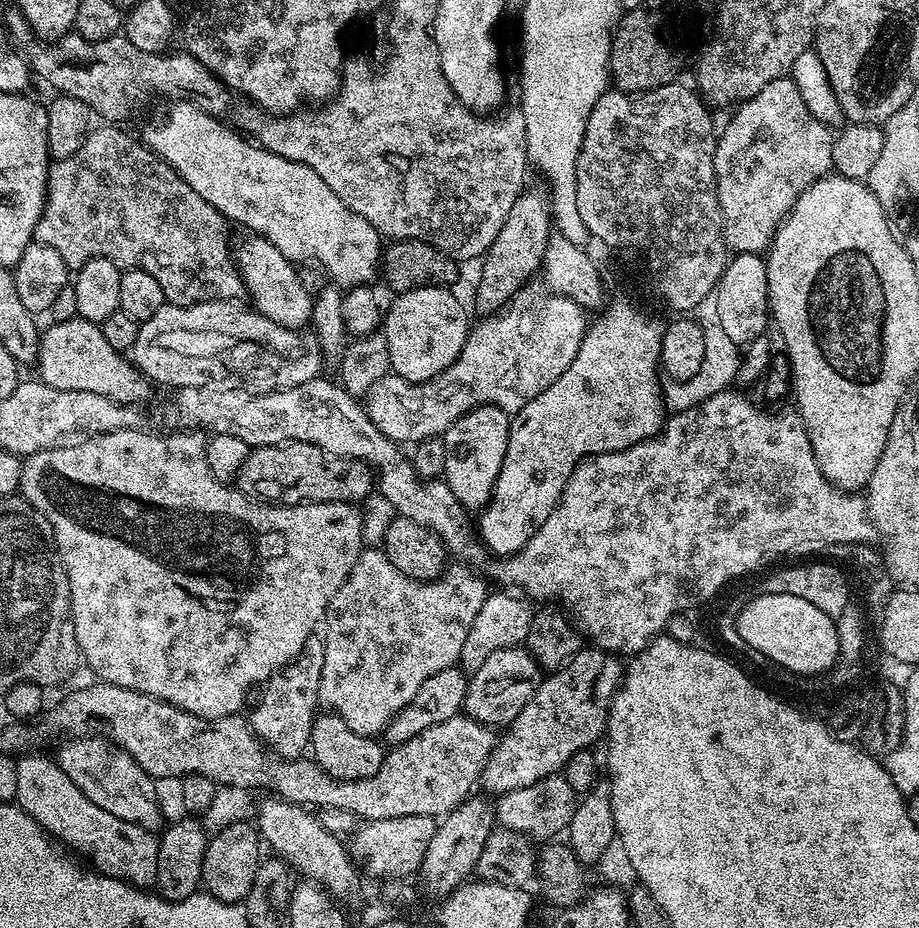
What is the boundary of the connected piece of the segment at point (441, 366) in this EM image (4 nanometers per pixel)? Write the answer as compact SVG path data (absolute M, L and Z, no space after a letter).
M444 286L415 288L399 293L395 299L389 308L387 305L382 316L382 331L390 350L390 368L395 375L406 378L410 384L421 384L423 380L429 380L446 370L456 361L458 354L462 354L462 346L470 331L470 319L464 313L459 298Z

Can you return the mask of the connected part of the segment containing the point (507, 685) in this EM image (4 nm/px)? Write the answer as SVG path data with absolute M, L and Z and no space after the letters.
M527 647L494 650L494 654L490 654L490 658L486 658L486 662L482 662L482 666L478 666L478 670L471 673L463 711L480 724L507 726L514 718L518 718L522 706L530 702L541 679L540 663L533 658Z

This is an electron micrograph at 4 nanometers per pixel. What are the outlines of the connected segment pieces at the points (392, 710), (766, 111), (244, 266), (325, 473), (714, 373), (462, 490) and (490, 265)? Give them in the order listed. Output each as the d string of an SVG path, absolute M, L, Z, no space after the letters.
M365 547L354 562L346 582L342 582L342 586L338 586L338 594L334 594L326 613L328 629L323 629L322 632L324 645L326 646L326 662L322 662L320 704L323 707L328 707L325 709L331 710L335 715L340 716L342 722L346 722L346 726L350 730L354 730L354 734L362 734L373 738L379 737L384 729L388 727L388 723L412 701L414 694L418 694L422 682L426 682L426 678L430 678L430 674L438 674L438 670L451 668L459 661L462 654L462 645L466 643L466 634L470 634L470 626L474 626L474 617L478 614L478 610L482 610L482 602L490 595L490 588L487 588L487 586L489 587L485 577L479 571L459 562L449 563L444 575L439 576L437 580L415 580L406 574L402 574L402 570L398 570L398 566L394 566L394 562L390 562L390 558L379 547Z
M790 78L785 83L763 87L754 98L744 100L739 105L741 108L733 114L732 121L725 126L724 132L722 128L716 141L716 189L718 202L722 206L724 240L733 253L767 253L776 231L788 217L788 211L796 205L799 196L807 190L809 184L818 182L833 171L833 129L828 129L808 109L808 104L795 82L795 79Z
M255 234L245 237L240 245L235 245L234 259L244 280L247 299L252 299L251 307L279 326L303 329L311 321L314 296L302 286L302 278L296 273L297 265L287 260L266 238Z
M291 440L288 444L275 444L249 451L248 460L242 462L238 477L241 492L251 493L253 497L269 504L317 504L318 502L361 502L374 492L374 473L363 460L333 458L318 446Z
M715 295L702 298L702 302L698 302L698 306L694 309L695 322L698 326L702 326L702 346L706 346L702 357L702 370L698 370L694 378L677 380L663 389L664 406L669 413L697 408L699 404L706 402L706 398L714 398L714 394L727 392L736 384L736 376L740 372L742 348L741 345L736 345L735 338L728 333L728 328L724 325L725 313L722 311L721 301L719 304L716 299Z
M483 404L462 414L458 422L445 430L442 439L446 446L446 466L442 479L450 486L450 490L454 490L454 498L458 498L462 507L480 510L492 499L492 491L506 458L509 423L509 413L492 404Z
M540 187L541 189L531 188L521 192L514 202L514 206L510 206L510 214L506 214L506 222L502 226L498 238L494 238L490 250L482 257L484 265L480 268L480 281L476 284L476 308L480 311L481 317L490 316L492 313L500 311L516 292L535 277L532 276L535 272L541 271L541 260L546 254L548 234L553 223L552 209L549 193L543 187Z

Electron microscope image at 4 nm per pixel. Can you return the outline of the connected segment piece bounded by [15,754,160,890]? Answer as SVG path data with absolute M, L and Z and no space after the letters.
M24 754L16 760L18 794L15 803L22 811L37 820L61 845L77 848L81 857L89 856L95 871L127 880L138 888L151 889L158 874L159 839L140 824L114 818L114 814L90 802L90 798L86 798L69 775L49 757L32 755L36 754Z

